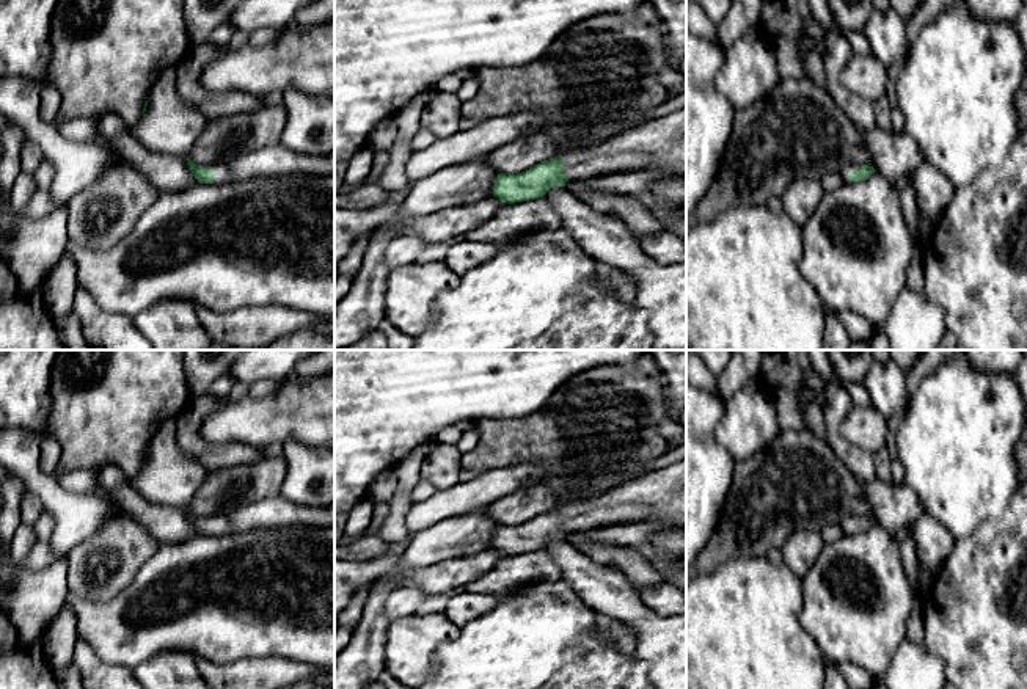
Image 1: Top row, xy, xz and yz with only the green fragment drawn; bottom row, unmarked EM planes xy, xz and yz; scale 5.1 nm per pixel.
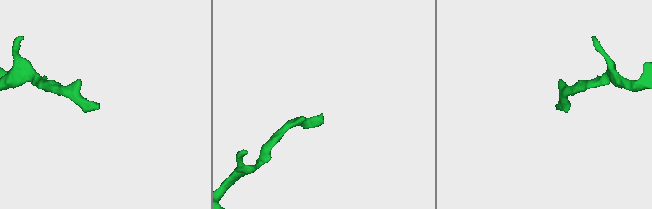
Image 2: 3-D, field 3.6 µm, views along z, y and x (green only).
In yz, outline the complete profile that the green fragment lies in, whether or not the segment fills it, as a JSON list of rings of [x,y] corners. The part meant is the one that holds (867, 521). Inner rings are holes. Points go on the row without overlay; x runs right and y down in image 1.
[[[845,516],[839,524],[842,526],[845,535],[853,535],[859,532],[867,532],[876,521],[870,516]]]

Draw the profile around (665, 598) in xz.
[[[667,581],[645,587],[641,592],[641,600],[660,615],[669,617],[686,614],[686,593]]]

